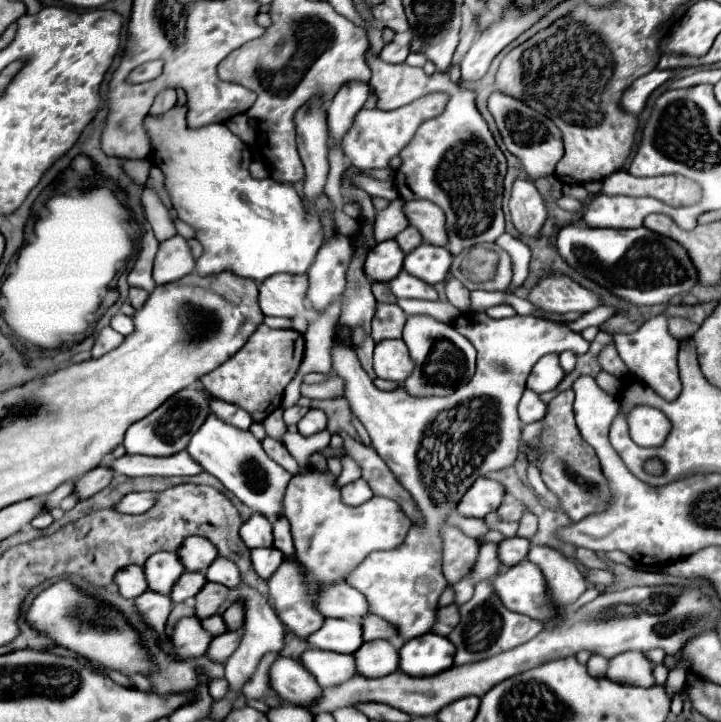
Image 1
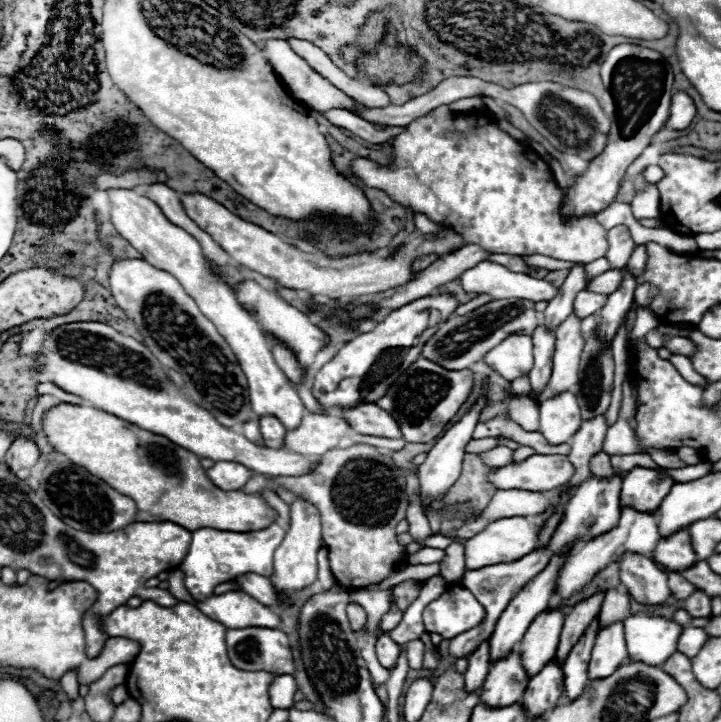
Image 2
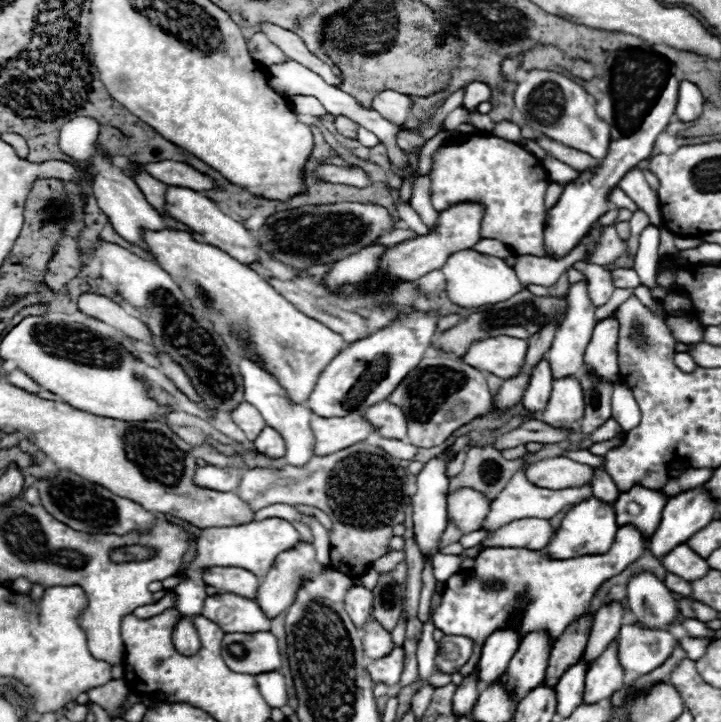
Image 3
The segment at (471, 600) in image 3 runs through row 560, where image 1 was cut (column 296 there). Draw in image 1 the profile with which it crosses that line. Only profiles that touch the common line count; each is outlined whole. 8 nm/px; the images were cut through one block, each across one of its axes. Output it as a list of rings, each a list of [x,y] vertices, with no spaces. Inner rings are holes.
[[[308,470],[308,472],[300,472],[296,474],[288,486],[286,486],[286,494],[284,494],[284,514],[286,518],[290,518],[292,514],[292,540],[294,540],[294,556],[290,556],[290,560],[284,560],[280,564],[280,568],[270,576],[268,586],[270,586],[270,598],[274,600],[276,612],[280,616],[280,620],[286,624],[288,630],[292,630],[296,636],[310,636],[314,634],[314,630],[318,630],[322,626],[322,622],[326,620],[324,614],[320,614],[314,608],[314,602],[318,598],[318,588],[330,586],[330,584],[338,584],[344,582],[348,578],[348,574],[374,550],[390,550],[396,548],[404,542],[412,522],[410,518],[402,512],[402,508],[384,496],[374,496],[368,504],[362,506],[346,506],[340,498],[340,486],[336,484],[336,476],[326,470]]]

